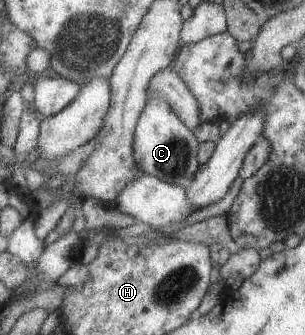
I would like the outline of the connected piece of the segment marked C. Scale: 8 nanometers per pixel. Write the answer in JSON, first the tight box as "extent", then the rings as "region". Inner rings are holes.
{"extent":[133,96,198,187],"region":[[[151,96],[136,122],[133,134],[133,158],[142,173],[154,176],[167,184],[184,187],[198,169],[196,152],[198,142],[195,131],[187,128],[169,110],[169,104],[162,96]]]}

